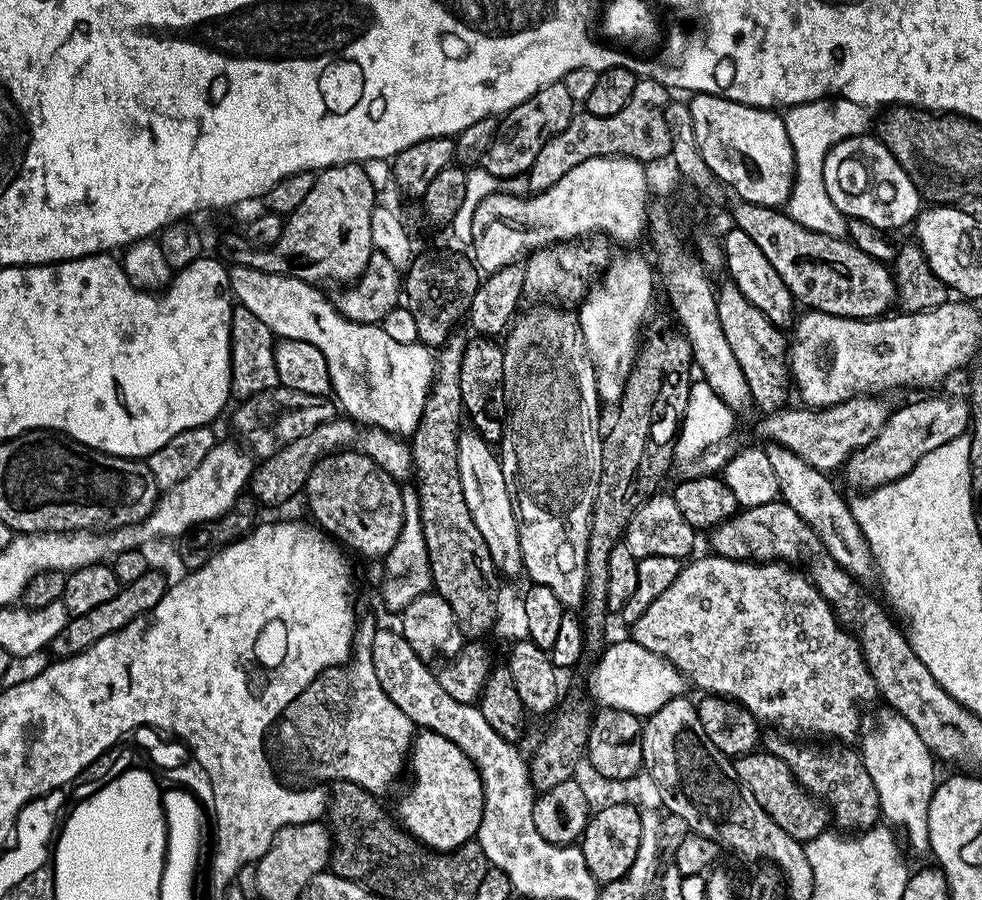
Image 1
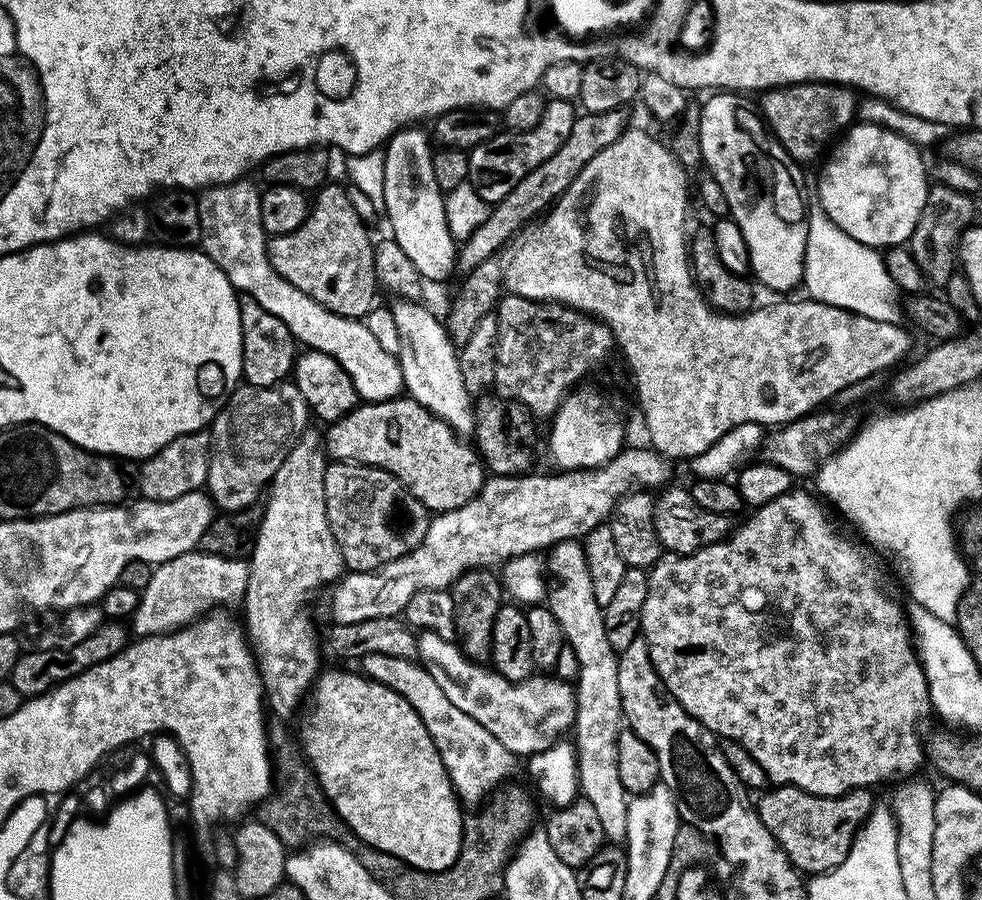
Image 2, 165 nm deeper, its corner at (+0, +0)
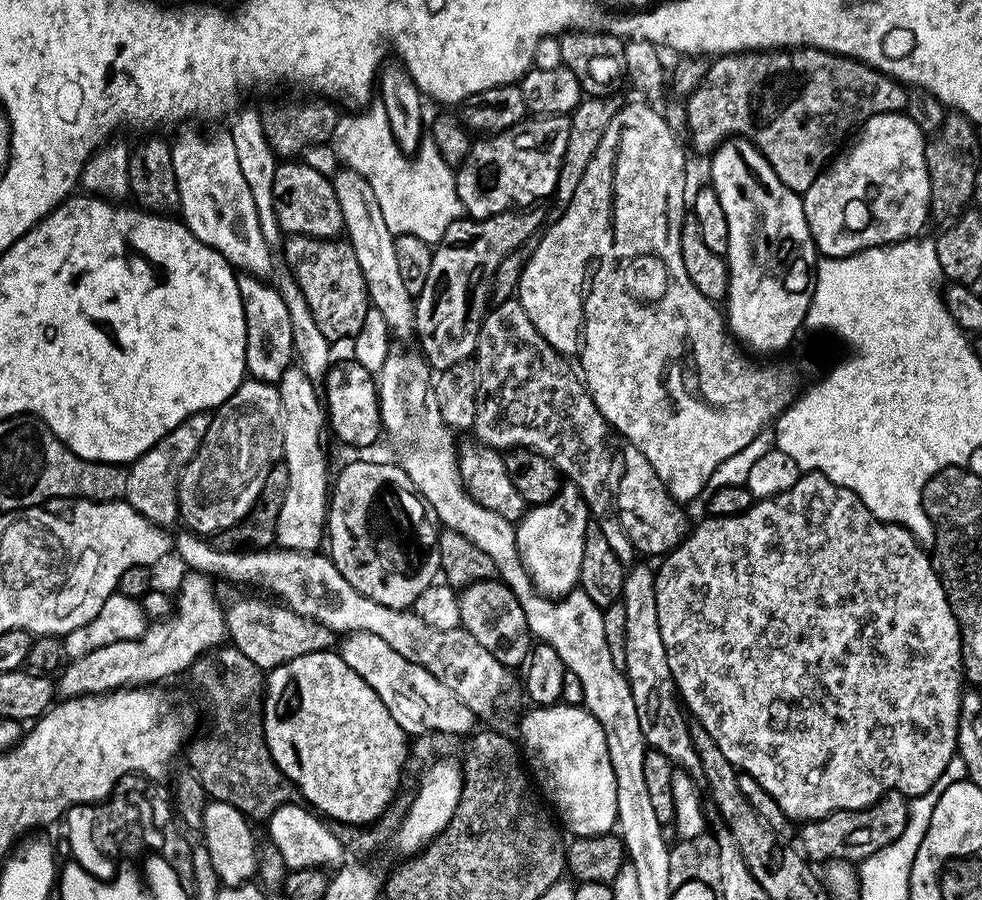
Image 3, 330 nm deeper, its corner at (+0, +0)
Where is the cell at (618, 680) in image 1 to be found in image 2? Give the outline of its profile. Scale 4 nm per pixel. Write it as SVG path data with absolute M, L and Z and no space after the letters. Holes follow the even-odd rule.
M432 631L420 632L417 635L416 650L419 663L441 687L442 694L446 695L458 710L469 714L470 718L474 718L479 725L489 730L494 738L498 738L518 758L527 758L548 749L563 737L561 735L567 729L569 731L575 725L576 693L569 681L546 674L534 674L522 681L510 681L499 672L469 659L455 641L442 639Z

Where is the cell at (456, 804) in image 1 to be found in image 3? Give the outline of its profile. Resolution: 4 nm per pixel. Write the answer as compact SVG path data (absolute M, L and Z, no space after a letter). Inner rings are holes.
M339 651L302 654L302 658L294 658L267 673L264 689L266 746L282 774L291 778L299 795L304 795L309 800L307 803L329 821L367 826L389 811L391 804L388 803L400 788L400 775L408 760L408 740L409 733L394 722L394 714L386 710L382 698L346 666Z

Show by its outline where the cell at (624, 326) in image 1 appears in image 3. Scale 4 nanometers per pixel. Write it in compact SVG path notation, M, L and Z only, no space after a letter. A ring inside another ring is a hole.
M572 485L561 487L550 502L529 507L517 523L516 549L537 593L563 598L579 585L585 534L590 523L588 504Z

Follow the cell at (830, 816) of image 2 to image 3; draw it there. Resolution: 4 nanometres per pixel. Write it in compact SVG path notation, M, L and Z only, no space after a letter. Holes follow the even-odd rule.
M888 792L876 804L864 808L860 812L831 812L820 820L810 820L801 823L798 828L799 847L809 861L847 860L859 862L870 858L882 846L890 846L894 838L900 837L902 830L906 830L906 822L910 811L909 797L901 792Z

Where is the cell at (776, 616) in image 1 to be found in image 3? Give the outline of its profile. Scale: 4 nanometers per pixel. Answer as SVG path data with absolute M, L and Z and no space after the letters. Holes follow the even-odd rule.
M806 472L801 475L790 490L773 496L771 500L756 500L751 508L746 509L741 516L713 516L704 518L700 525L693 527L688 535L659 561L660 568L655 569L656 597L658 598L658 630L662 630L662 646L666 646L666 658L670 666L672 680L676 683L676 690L683 707L694 717L695 723L700 724L710 738L730 758L730 762L740 772L750 774L760 785L782 806L782 810L793 822L807 822L820 820L831 812L860 812L864 808L876 804L888 792L901 792L904 796L915 798L924 792L929 792L938 782L938 778L949 771L948 763L952 756L957 755L956 739L958 738L958 722L960 721L960 697L966 677L962 671L962 657L960 655L960 627L950 610L950 602L946 598L946 590L942 590L942 582L932 564L931 555L913 538L900 524L886 524L876 516L858 498L856 492L849 488L830 482L821 472Z

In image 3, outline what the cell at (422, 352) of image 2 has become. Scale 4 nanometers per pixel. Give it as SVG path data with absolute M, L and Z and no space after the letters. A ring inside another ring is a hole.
M349 170L336 172L331 181L338 194L338 206L342 206L348 245L358 258L358 266L362 266L362 278L366 278L371 307L382 310L382 318L386 318L388 327L397 337L404 336L407 332L411 333L416 322L414 298L402 283L402 273L398 271L398 254L394 254L396 237L392 235L385 219L382 218L381 207L373 187L361 174Z

